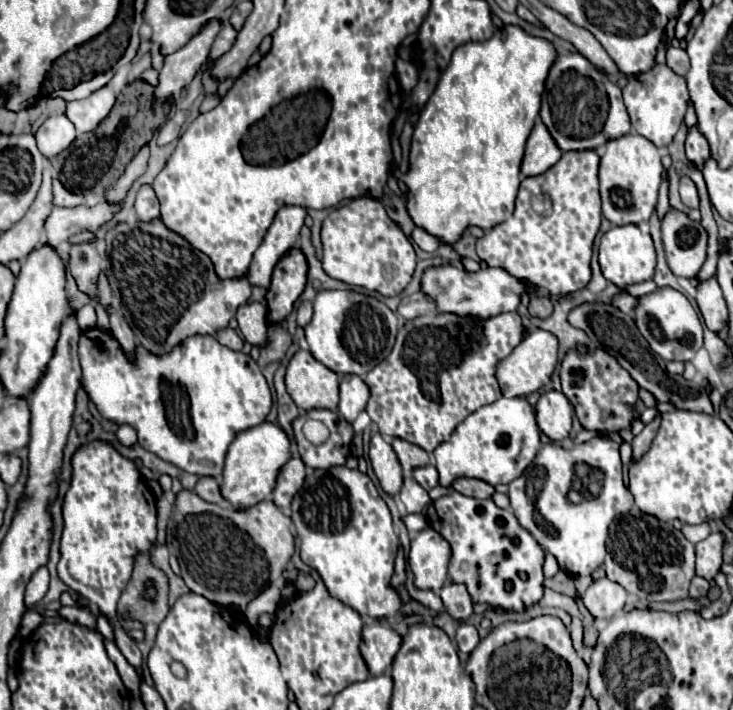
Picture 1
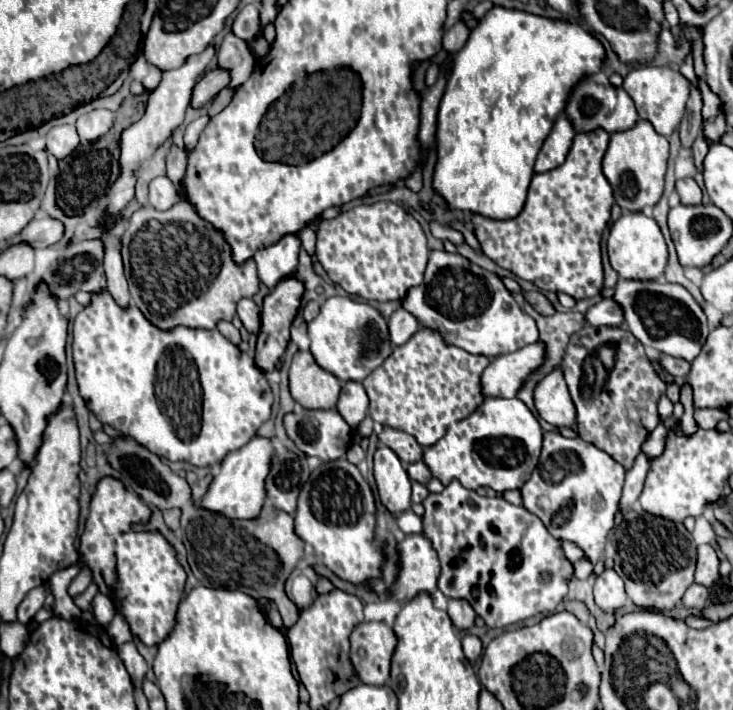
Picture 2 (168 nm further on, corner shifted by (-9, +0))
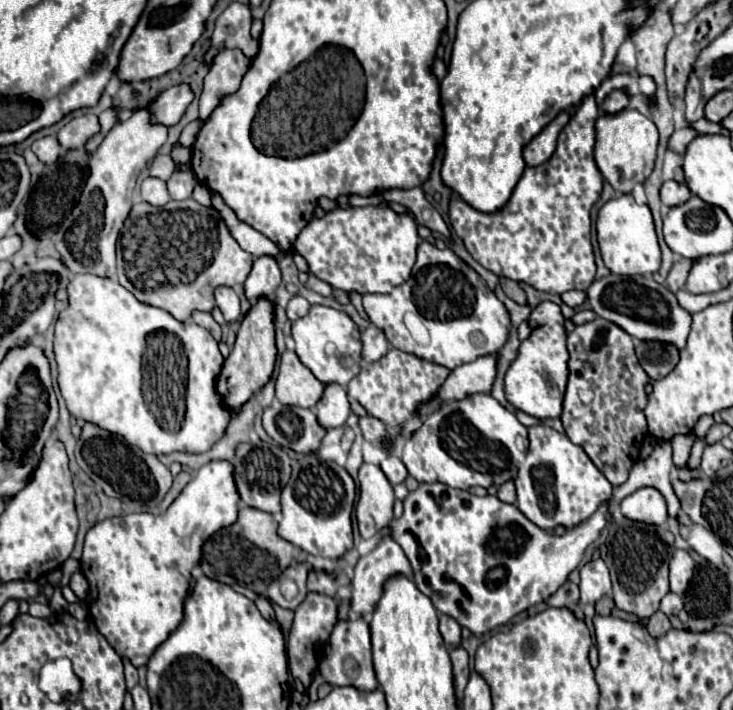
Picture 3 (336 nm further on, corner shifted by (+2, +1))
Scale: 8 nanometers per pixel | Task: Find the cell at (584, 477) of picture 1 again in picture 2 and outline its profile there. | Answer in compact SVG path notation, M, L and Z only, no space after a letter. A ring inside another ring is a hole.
M545 432L539 464L521 488L523 506L543 522L553 538L577 544L585 560L597 564L605 560L605 546L615 526L625 472L623 464L595 444L581 438L569 440L557 432Z

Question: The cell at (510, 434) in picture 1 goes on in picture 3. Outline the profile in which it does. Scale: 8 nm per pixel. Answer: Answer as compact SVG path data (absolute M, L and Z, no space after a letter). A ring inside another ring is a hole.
M476 393L462 401L448 401L438 411L428 415L422 421L422 427L414 431L414 435L406 441L402 463L406 465L408 473L420 483L444 483L456 489L470 489L474 485L482 487L500 487L504 481L510 481L518 473L520 461L524 461L528 449L528 431L526 427L514 417L514 413L506 411L492 395Z

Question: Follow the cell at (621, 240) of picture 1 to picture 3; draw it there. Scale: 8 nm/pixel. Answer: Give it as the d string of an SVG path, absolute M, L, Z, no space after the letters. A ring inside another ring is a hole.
M630 193L606 201L596 219L596 231L604 265L616 275L644 275L660 269L660 247L648 205L636 205Z

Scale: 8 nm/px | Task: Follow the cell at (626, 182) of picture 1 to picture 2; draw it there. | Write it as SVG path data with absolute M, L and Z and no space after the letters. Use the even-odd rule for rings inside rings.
M639 120L631 130L617 132L609 140L609 148L603 158L603 174L609 180L615 202L621 210L643 212L645 206L655 206L663 194L665 172L669 158L669 142L661 134L655 134L649 122Z

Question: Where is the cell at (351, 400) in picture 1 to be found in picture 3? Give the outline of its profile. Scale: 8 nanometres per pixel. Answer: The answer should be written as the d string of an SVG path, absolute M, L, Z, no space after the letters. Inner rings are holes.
M332 383L324 389L322 399L316 403L316 417L324 429L342 427L350 415L350 403L344 387Z

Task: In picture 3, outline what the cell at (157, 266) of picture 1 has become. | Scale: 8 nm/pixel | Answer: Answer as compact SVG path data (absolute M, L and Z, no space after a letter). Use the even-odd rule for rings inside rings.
M196 199L168 201L164 207L154 207L150 203L136 203L124 221L118 239L120 249L120 285L134 293L142 303L160 307L168 311L174 319L186 321L192 311L212 311L214 309L214 289L220 285L242 285L252 269L254 257L246 253L236 239L228 233L220 213L214 207L204 207Z

